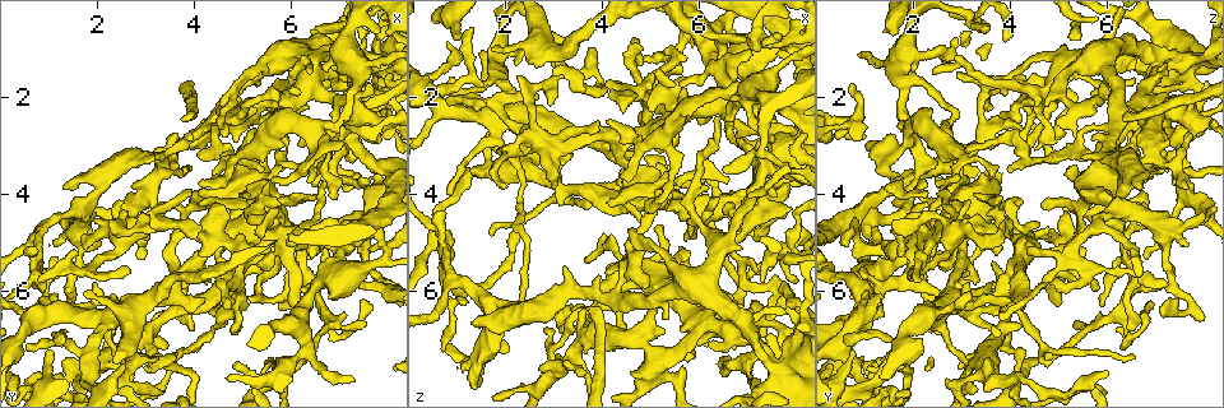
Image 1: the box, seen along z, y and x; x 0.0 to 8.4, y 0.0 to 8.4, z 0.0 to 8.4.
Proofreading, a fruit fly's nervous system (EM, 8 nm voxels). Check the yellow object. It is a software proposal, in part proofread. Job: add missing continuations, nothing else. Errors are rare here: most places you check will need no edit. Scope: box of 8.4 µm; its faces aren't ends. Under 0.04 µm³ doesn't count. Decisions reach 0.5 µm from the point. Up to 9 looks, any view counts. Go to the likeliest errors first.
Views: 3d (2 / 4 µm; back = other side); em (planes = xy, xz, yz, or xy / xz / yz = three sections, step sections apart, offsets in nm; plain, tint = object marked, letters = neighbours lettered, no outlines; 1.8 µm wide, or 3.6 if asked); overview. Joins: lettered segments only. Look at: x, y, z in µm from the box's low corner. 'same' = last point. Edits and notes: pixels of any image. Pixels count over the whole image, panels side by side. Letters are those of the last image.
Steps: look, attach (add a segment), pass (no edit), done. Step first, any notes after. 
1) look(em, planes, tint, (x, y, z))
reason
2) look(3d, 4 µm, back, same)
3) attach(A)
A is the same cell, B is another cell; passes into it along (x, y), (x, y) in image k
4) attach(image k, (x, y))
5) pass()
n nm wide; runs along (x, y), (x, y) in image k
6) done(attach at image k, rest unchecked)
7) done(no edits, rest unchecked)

look(em, planes, letters, (7.00, 2.85, 0.75))
an open end

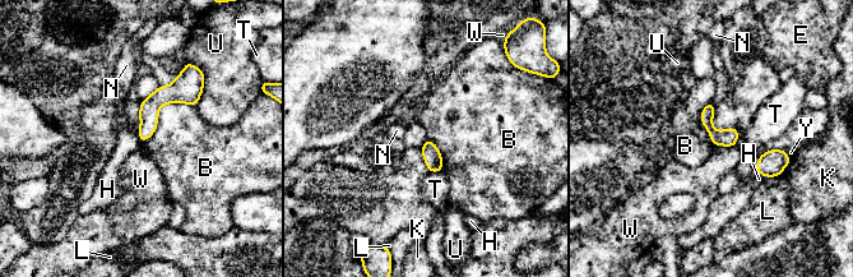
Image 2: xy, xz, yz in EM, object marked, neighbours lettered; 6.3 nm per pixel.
pass()
B, E, H, K, L, N, T, U, W and Y are other cells; runs along (189, 82), (149, 110), (143, 137) in image 2; no lettered segment goes on from it

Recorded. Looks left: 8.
look(3d, 4 µm, back, (2.35, 6.55, 2.30))
small branch off a trunk

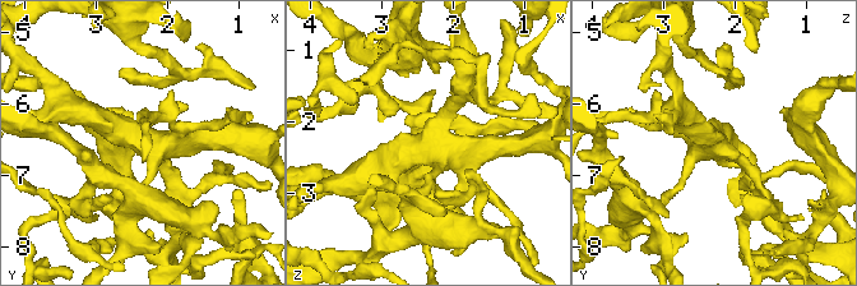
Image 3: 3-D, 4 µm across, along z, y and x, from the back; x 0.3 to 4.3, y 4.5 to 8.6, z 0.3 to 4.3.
look(em, planes, letters, (2.35, 6.55, 2.35))
shape alone is not enough

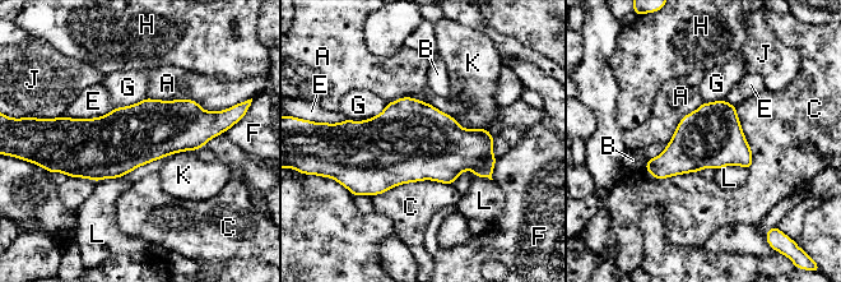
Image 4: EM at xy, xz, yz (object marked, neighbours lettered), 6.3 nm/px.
pass()
380 nm wide; A, B, C, E, F, G, H, J, K and L are other cells; border along (749, 169), (725, 165), (715, 170) in image 4; no lettered segment goes on from it

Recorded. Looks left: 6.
look(3d, 4 µm, (1.15, 5.30, 6.25))
thin end

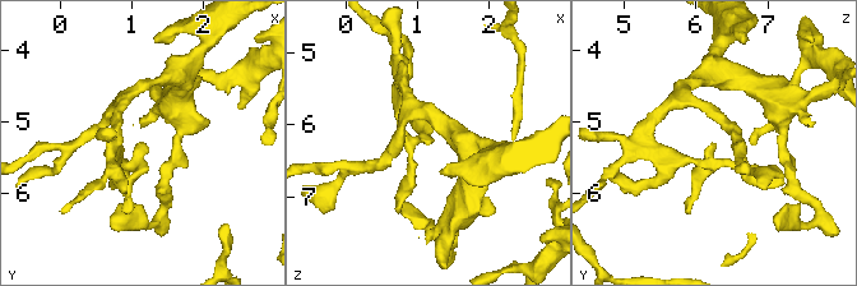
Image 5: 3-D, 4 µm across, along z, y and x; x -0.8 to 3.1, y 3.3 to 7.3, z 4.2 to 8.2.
look(em, xy, step 4, plain, (1.15, 5.35, 6.25))
shape alone is not enough

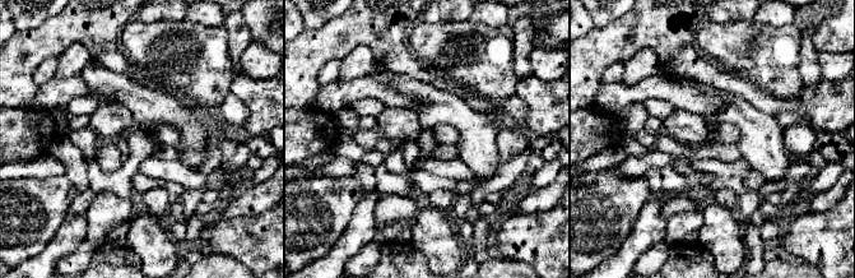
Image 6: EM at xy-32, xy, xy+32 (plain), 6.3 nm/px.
look(em, xy, step 4, letters, same)

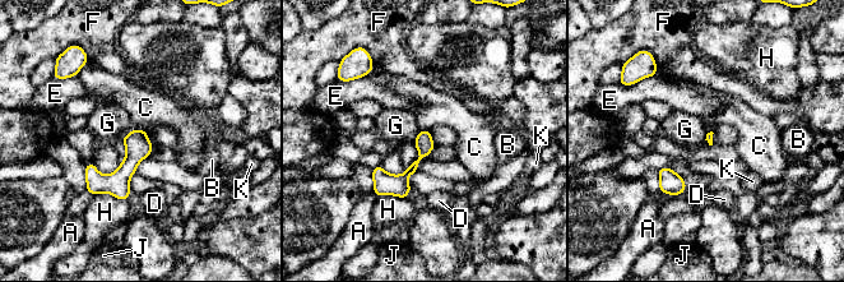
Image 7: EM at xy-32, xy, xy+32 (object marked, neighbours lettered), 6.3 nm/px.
pass()
A, B, C, D, E, F, G, H, J and K are other cells; border along (420, 129), (412, 142) in image 7; none of them fits

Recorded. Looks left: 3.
look(3d, 4 µm, (2.10, 4.80, 3.80))
tapers out

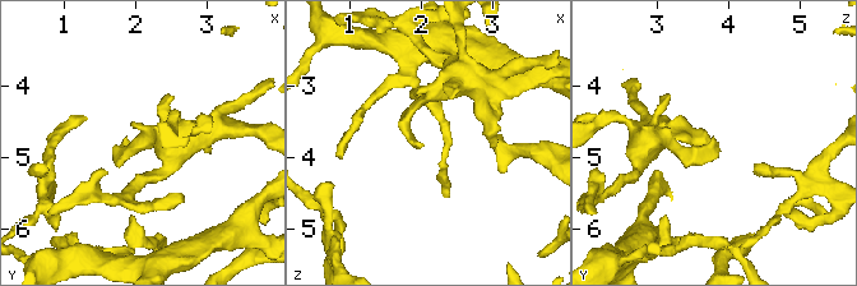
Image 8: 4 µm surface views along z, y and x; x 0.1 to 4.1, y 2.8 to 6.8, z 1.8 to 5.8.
look(em, planes, plain, (2.05, 4.80, 3.80))
shape alone is not enough

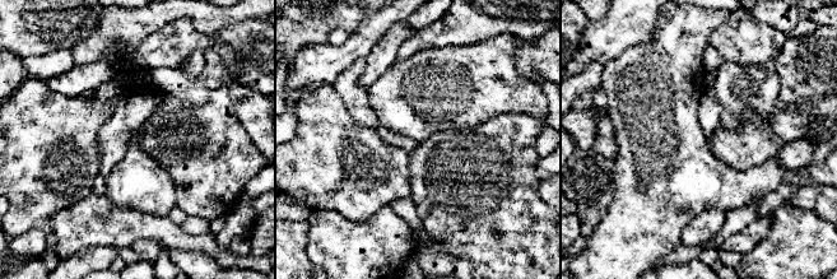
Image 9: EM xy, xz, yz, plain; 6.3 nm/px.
look(em, planes, letters, same)

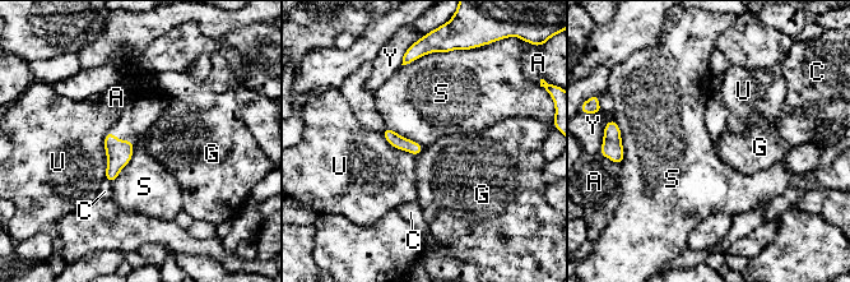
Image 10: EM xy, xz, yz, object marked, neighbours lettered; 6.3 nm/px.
pass()
A, C, G, S, U and Y are other cells; border along (134, 144), (130, 161), (112, 183) in image 10; none of them fits

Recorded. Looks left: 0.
done(no edits, rest unchecked)

